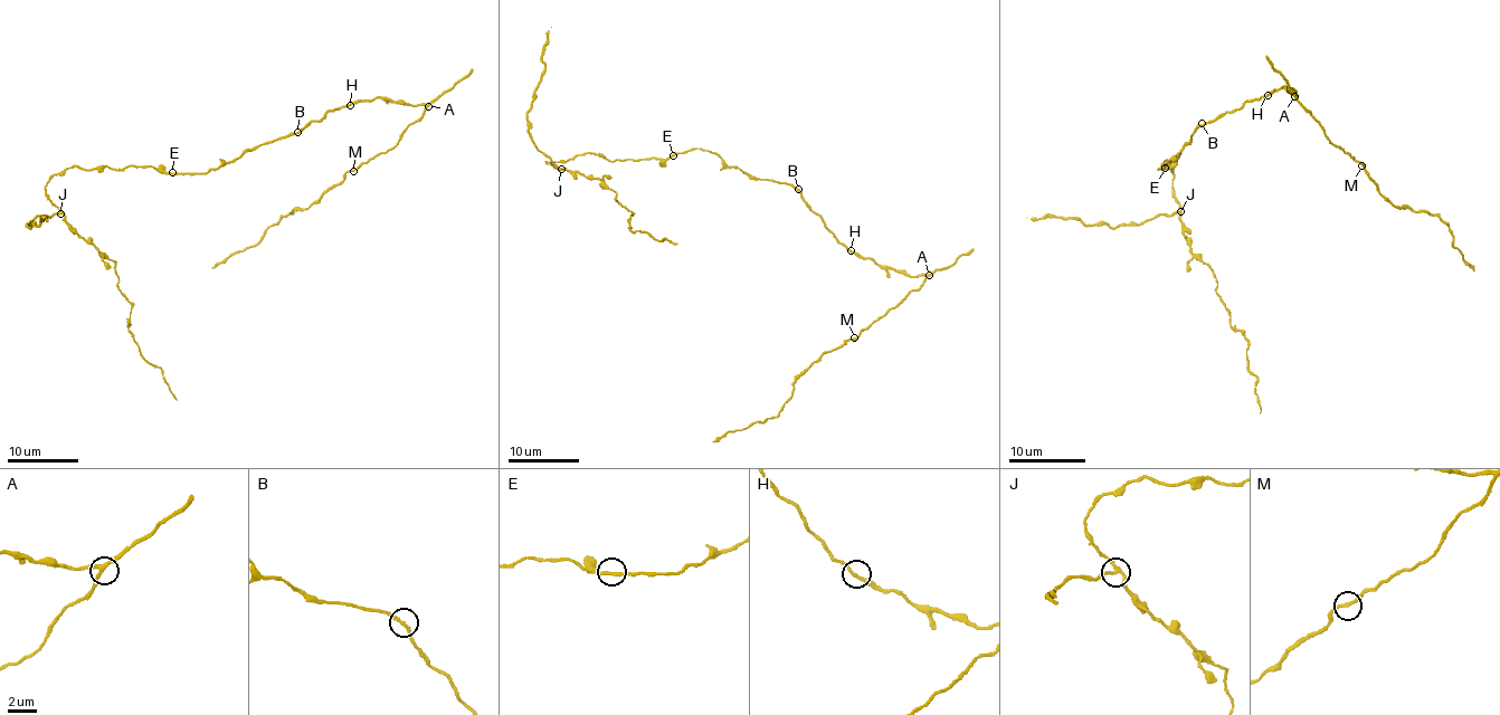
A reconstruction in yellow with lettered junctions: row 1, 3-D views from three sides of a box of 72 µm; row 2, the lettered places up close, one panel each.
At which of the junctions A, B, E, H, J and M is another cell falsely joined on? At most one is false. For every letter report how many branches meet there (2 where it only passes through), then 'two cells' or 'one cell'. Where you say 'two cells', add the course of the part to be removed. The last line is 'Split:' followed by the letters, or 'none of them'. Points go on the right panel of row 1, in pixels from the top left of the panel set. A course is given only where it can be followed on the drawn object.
A: 3 branches meet; one cell
B: 2 branches meet; one cell
E: 2 branches meet; one cell
H: 2 branches meet; one cell
J: 3 branches meet; two cells; foreign part runs (1180, 212), (1114, 227), (1084, 226), (1072, 218), (1026, 218)
M: 2 branches meet; one cell
Split: J

